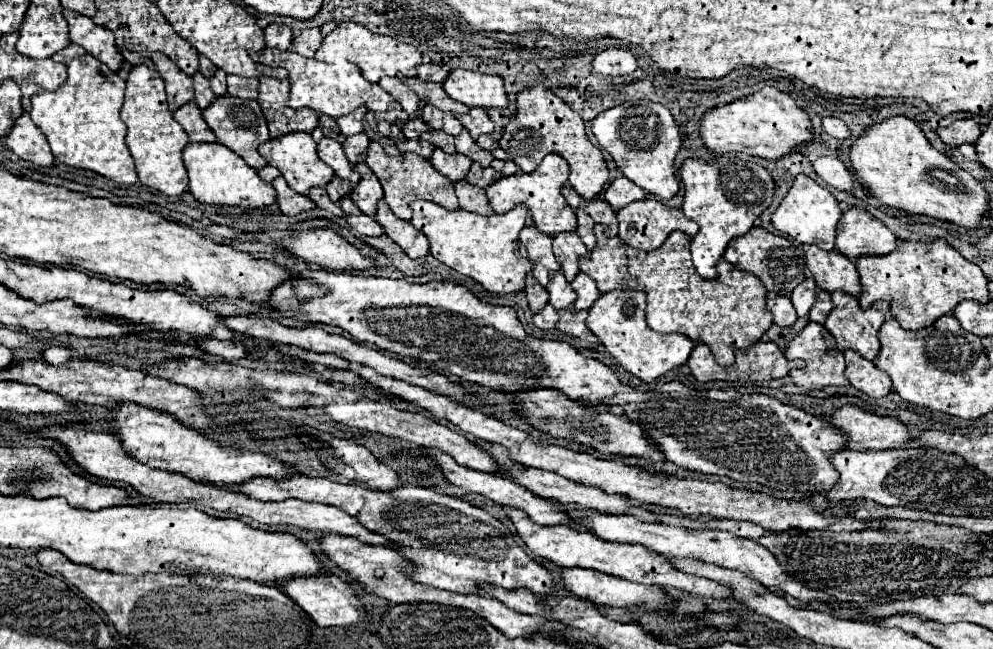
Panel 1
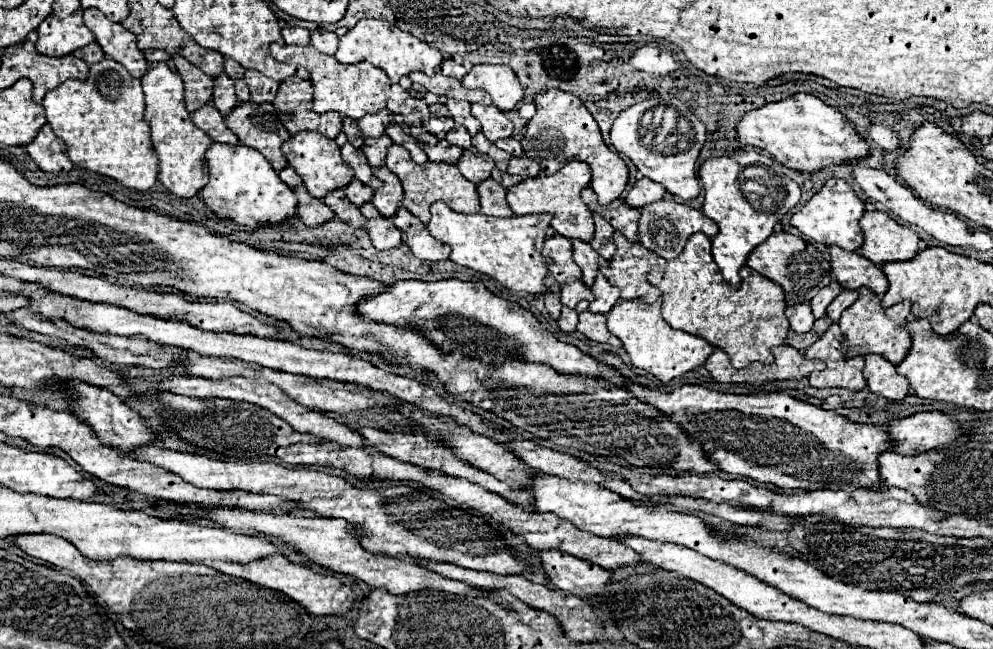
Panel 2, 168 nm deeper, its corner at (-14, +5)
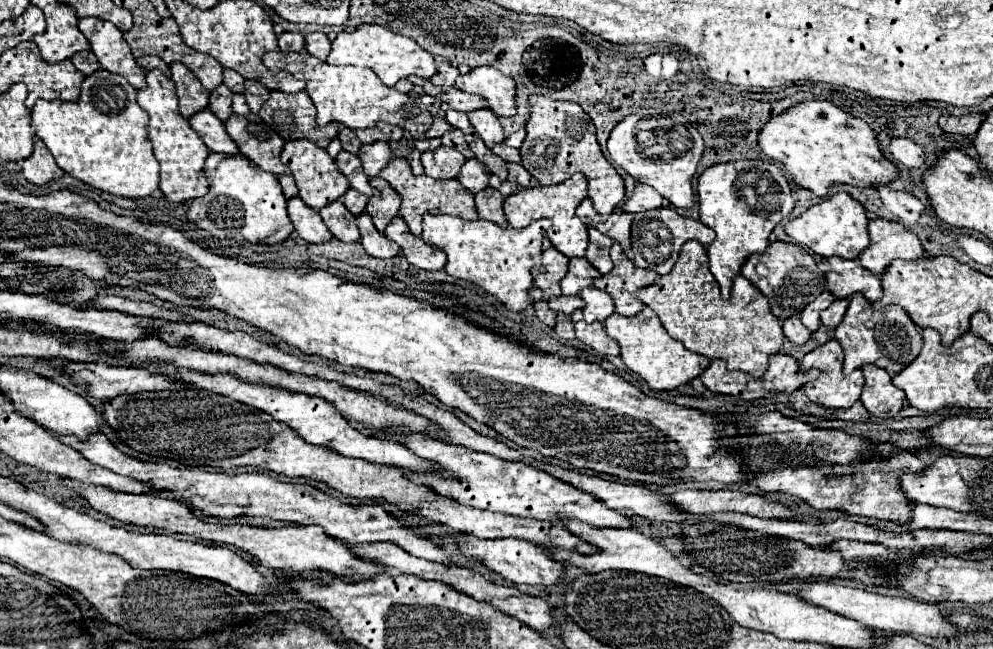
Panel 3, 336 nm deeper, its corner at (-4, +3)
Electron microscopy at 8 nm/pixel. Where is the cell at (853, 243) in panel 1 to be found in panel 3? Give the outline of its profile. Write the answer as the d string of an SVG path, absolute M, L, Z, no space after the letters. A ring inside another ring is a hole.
M883 218L871 220L869 234L871 244L859 254L859 262L875 276L881 276L885 268L897 258L917 260L925 256L919 238L899 222L889 222Z

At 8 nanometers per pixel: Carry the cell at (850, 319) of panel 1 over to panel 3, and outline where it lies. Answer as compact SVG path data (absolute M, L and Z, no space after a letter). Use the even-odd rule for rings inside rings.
M853 294L849 300L847 314L843 322L835 328L835 338L845 352L843 372L851 374L853 370L875 364L887 370L891 376L897 376L905 366L909 366L921 352L923 338L921 328L913 324L899 306L887 306L883 310L873 310L863 294Z

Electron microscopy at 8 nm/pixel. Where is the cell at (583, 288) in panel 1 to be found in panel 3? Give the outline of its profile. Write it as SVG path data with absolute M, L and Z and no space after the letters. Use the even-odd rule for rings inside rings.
M585 288L579 296L587 302L587 306L583 308L583 316L585 316L585 322L589 322L589 324L591 322L605 322L615 312L613 298L605 290Z

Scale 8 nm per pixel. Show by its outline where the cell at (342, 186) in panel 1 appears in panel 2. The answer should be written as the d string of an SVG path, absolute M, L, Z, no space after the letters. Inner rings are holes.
M353 180L345 186L345 194L355 206L361 206L373 198L373 188L369 188L367 184L363 184L359 180Z

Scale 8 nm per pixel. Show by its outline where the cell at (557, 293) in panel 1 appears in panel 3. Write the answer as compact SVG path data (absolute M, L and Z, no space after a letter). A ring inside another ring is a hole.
M559 296L559 298L551 298L549 300L549 308L555 312L563 312L567 316L571 316L577 308L583 308L585 302L579 296Z

